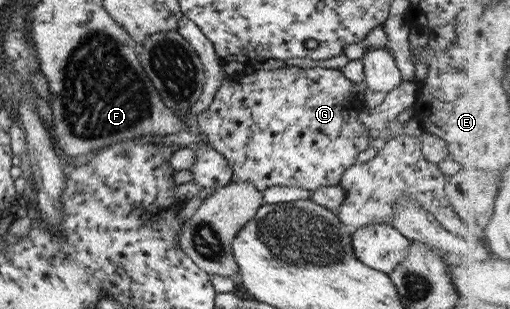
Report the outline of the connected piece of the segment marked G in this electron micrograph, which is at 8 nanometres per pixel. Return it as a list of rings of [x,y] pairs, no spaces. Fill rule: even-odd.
[[[285,65],[272,70],[257,68],[250,74],[245,75],[231,74],[223,79],[211,104],[199,115],[196,115],[196,125],[203,137],[205,137],[205,141],[227,160],[229,167],[232,169],[231,180],[234,182],[253,184],[259,191],[263,191],[265,188],[272,187],[273,185],[298,187],[307,191],[316,190],[321,186],[335,186],[338,185],[343,170],[353,165],[357,154],[361,153],[368,146],[369,137],[367,136],[367,130],[361,125],[358,118],[359,112],[366,109],[366,107],[363,101],[358,100],[356,96],[352,96],[349,93],[351,86],[351,82],[343,77],[340,70],[320,68],[319,66],[299,68]]]

